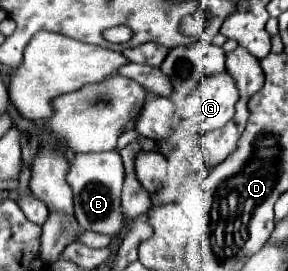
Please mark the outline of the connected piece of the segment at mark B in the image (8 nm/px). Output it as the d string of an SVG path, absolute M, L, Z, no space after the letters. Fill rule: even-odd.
M116 149L104 153L76 155L74 161L70 163L66 181L74 189L74 215L84 231L116 235L122 229L120 191L124 181L124 167L120 153Z

